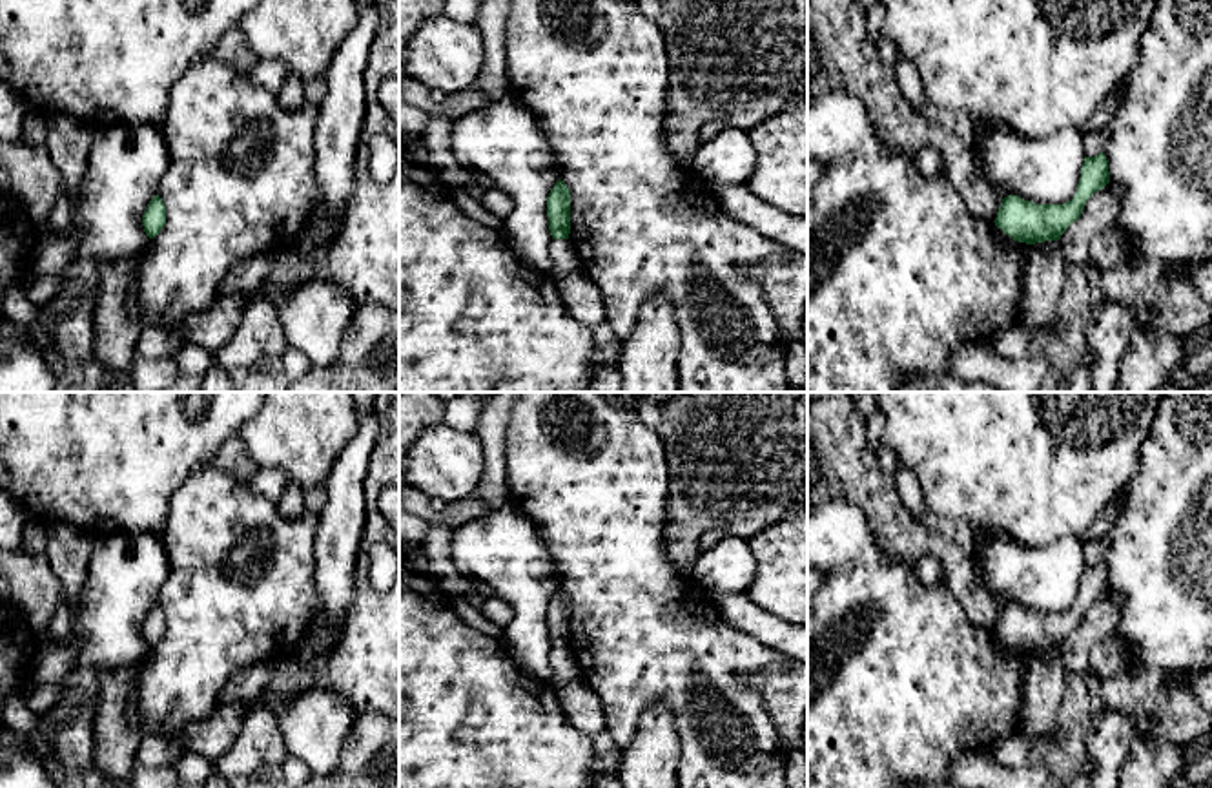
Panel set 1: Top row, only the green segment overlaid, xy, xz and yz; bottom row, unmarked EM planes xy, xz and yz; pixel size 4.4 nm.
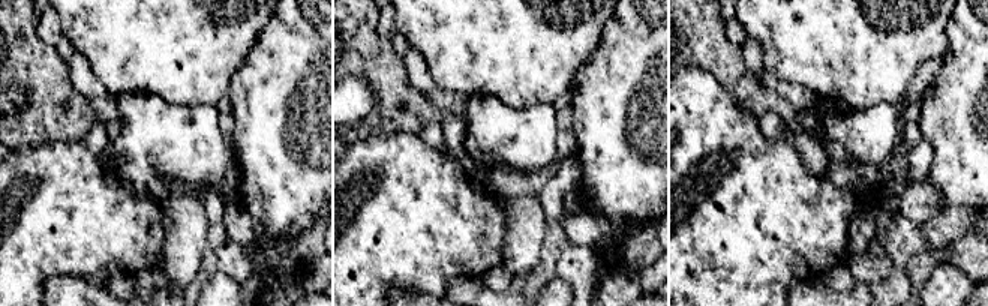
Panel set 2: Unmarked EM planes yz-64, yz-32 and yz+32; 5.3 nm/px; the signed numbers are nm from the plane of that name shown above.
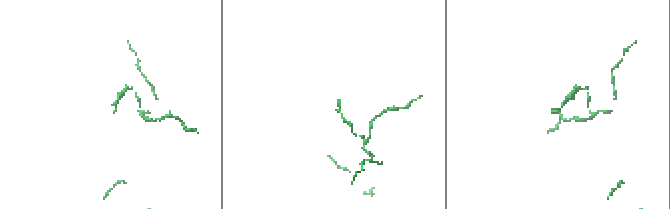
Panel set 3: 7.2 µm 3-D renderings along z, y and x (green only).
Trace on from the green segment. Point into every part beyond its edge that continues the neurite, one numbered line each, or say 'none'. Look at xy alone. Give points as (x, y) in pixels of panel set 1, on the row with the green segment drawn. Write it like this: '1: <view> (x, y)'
none

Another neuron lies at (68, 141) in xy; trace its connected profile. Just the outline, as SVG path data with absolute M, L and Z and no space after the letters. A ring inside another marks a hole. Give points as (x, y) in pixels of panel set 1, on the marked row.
M46 111L42 115L47 131L47 153L62 175L62 186L71 206L75 206L87 168L93 128L62 111Z

